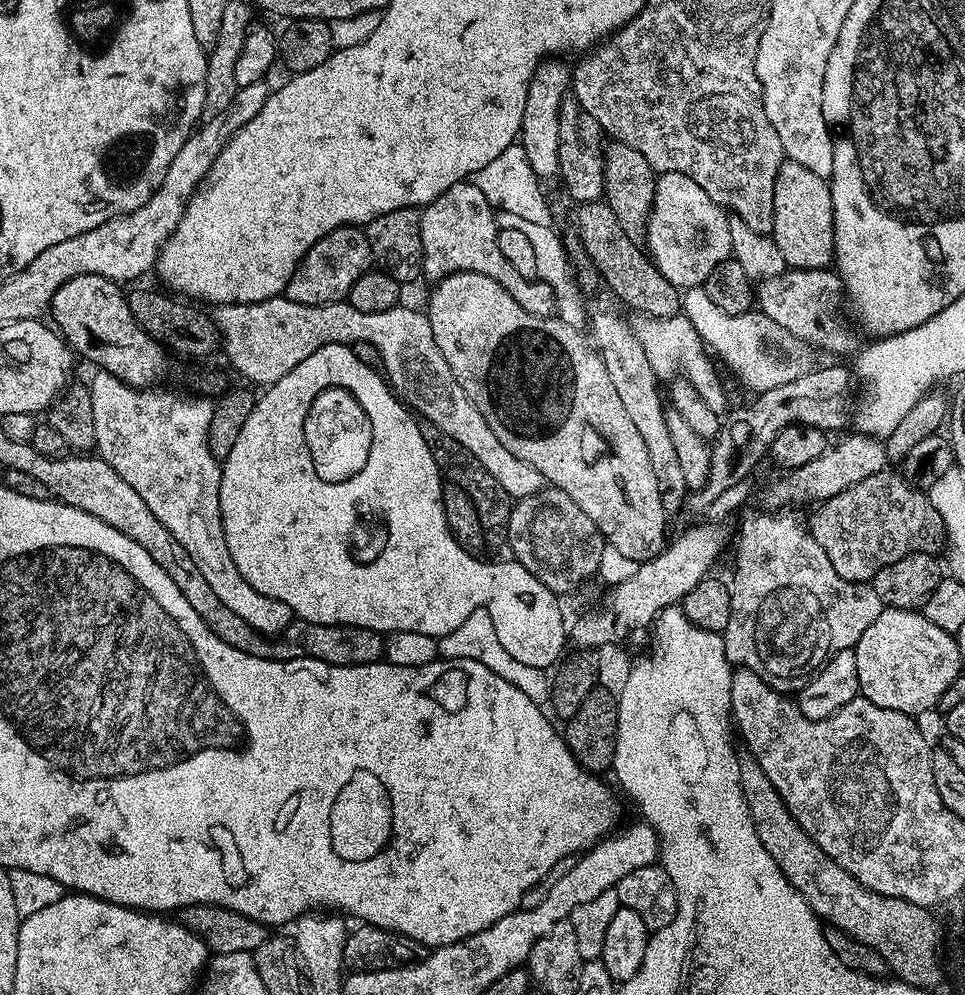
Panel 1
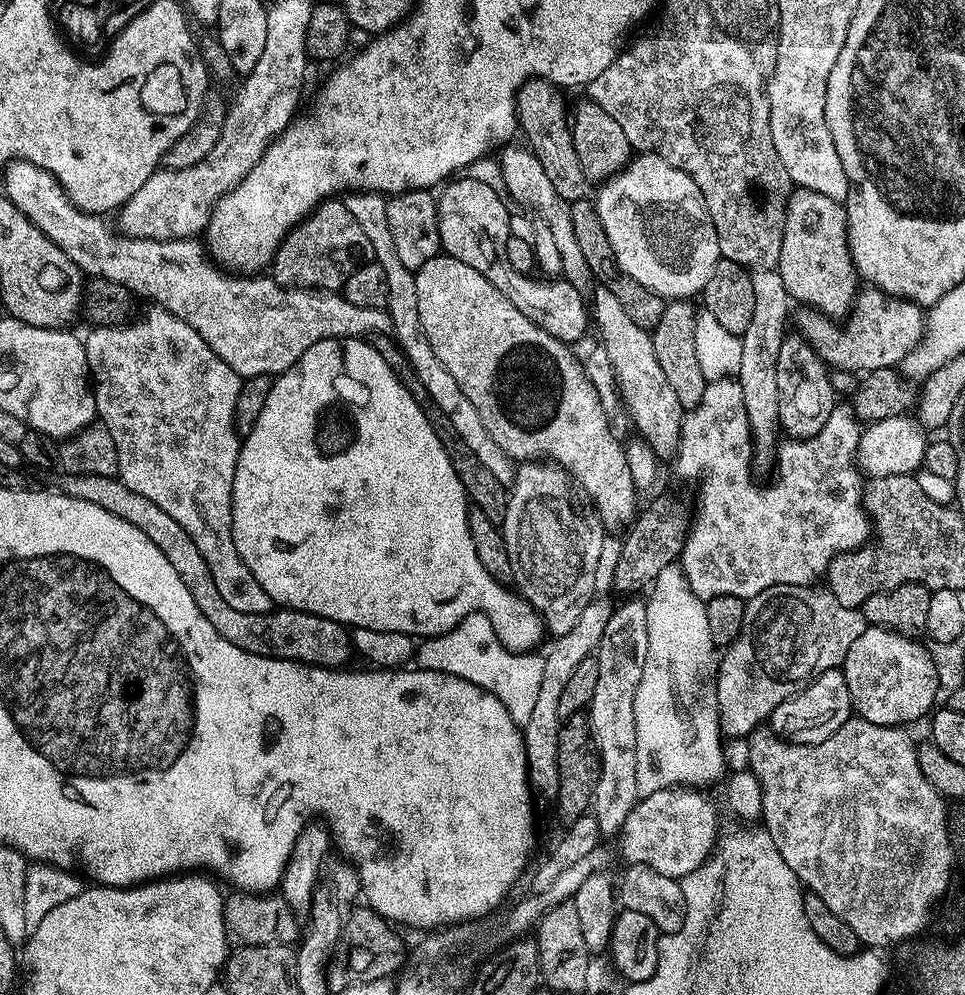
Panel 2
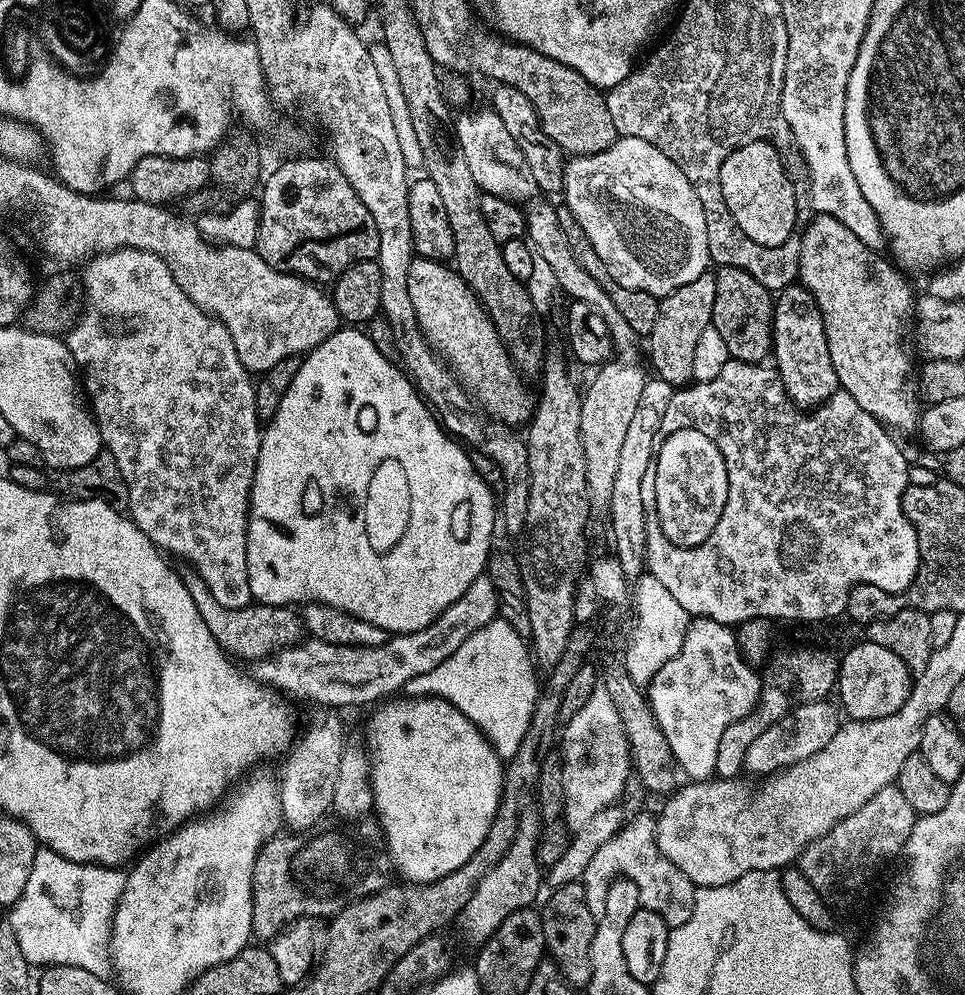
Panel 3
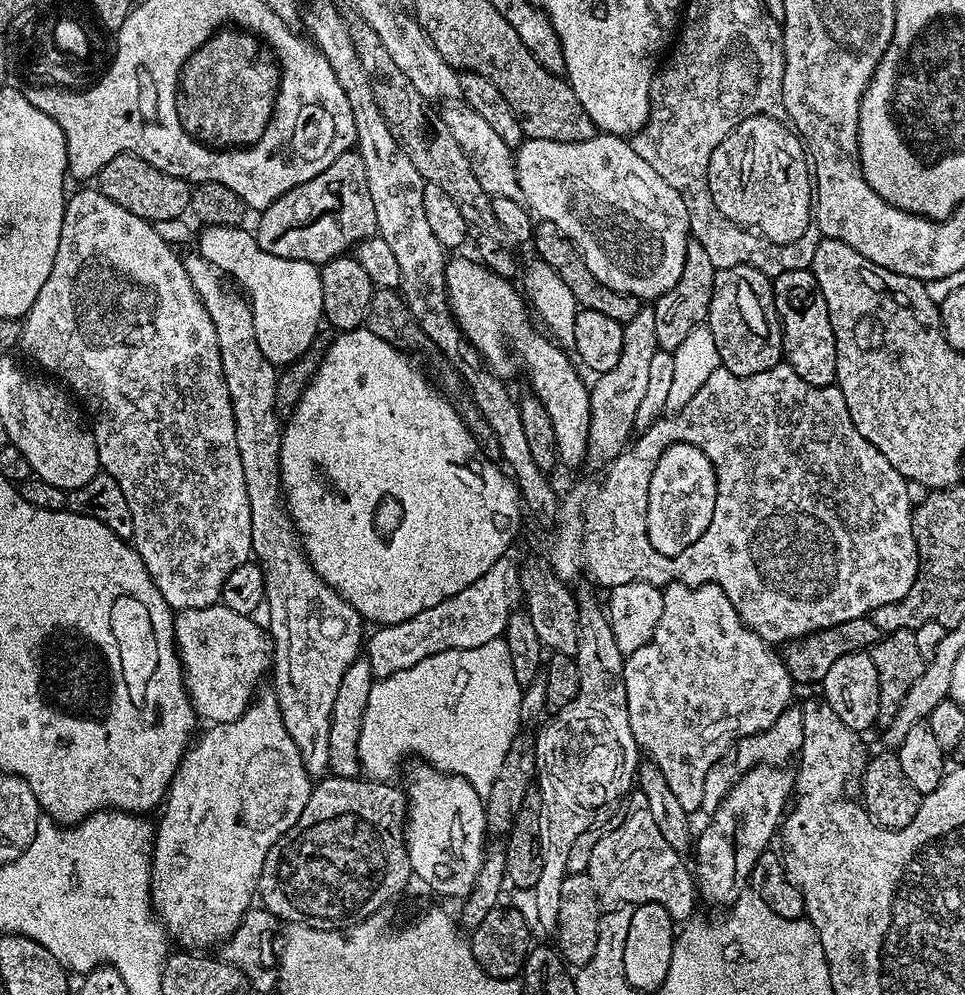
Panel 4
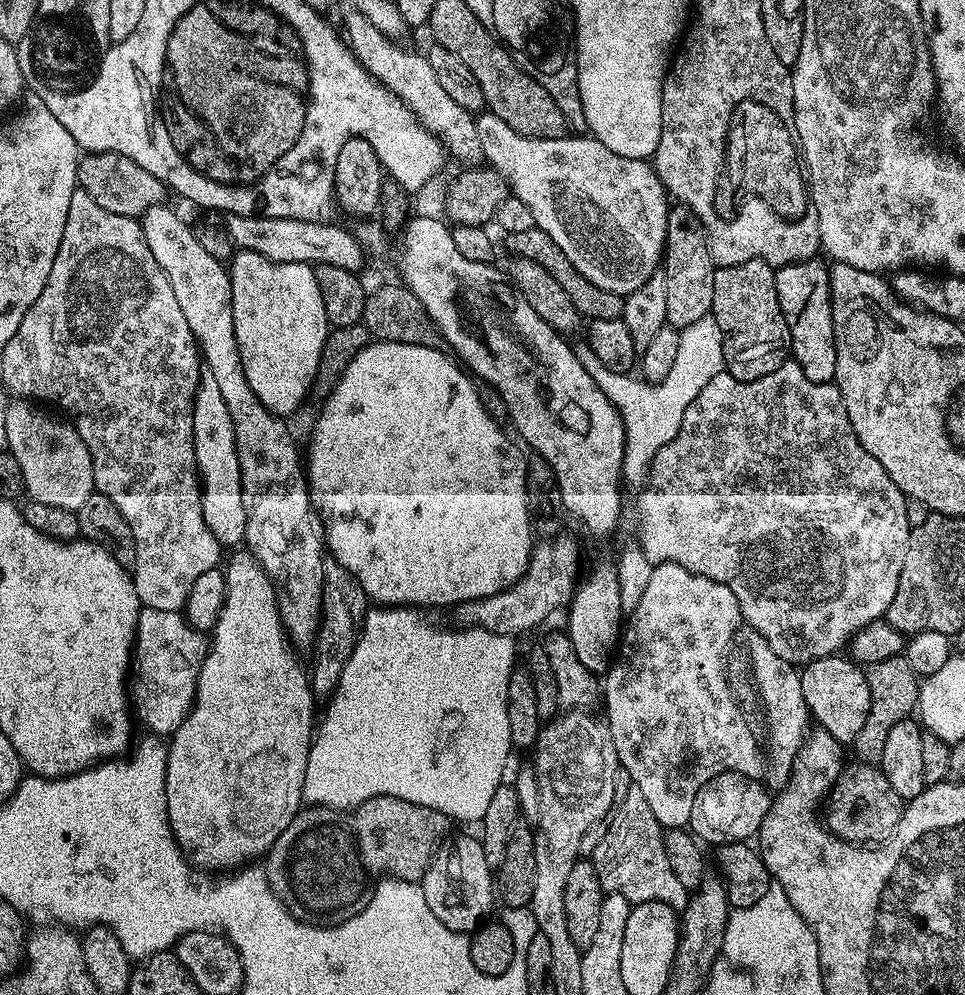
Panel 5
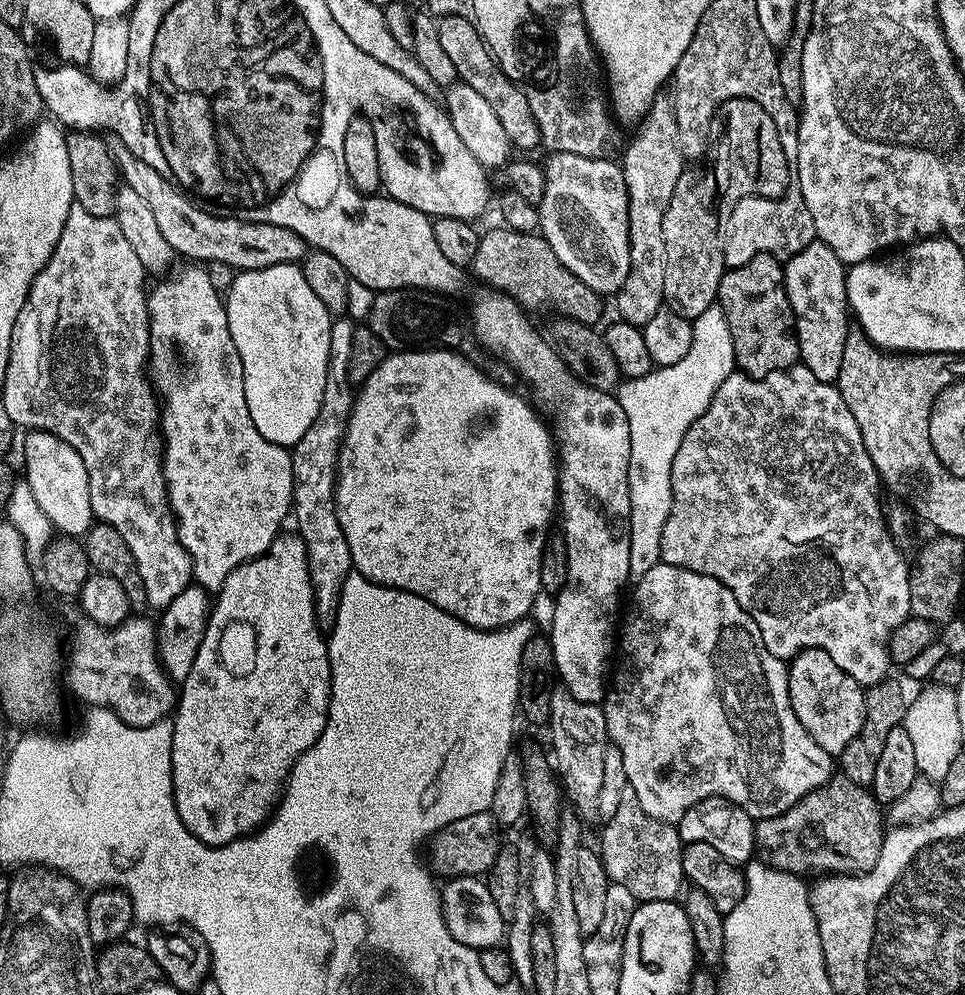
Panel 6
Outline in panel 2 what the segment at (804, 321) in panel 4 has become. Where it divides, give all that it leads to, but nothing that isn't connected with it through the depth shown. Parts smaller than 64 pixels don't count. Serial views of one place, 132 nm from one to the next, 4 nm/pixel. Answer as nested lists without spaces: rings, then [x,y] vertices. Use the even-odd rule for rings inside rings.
[[[785,335],[782,350],[778,350],[778,424],[785,437],[809,440],[826,426],[830,414],[838,407],[836,388],[828,372],[829,365],[804,341],[803,336]]]

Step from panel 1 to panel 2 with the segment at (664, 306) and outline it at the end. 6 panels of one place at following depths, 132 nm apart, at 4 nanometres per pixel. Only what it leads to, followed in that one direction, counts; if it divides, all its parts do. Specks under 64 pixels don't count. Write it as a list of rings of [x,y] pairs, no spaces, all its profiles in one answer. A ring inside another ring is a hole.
[[[581,198],[572,202],[570,217],[574,224],[575,237],[578,238],[579,249],[582,250],[584,258],[589,264],[591,275],[617,296],[623,309],[630,314],[630,319],[636,326],[649,330],[656,328],[658,326],[658,318],[662,318],[662,310],[666,301],[664,297],[654,294],[654,290],[646,290],[646,286],[634,282],[634,278],[627,276],[610,259],[606,230],[602,230],[602,222],[598,218],[593,201],[588,198]]]

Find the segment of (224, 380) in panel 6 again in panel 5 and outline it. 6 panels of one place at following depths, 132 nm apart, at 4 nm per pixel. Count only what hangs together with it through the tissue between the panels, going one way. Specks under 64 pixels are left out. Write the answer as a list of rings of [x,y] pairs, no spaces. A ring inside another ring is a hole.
[[[207,374],[201,375],[200,386],[196,389],[192,402],[192,437],[208,528],[221,545],[243,545],[246,534],[246,506],[242,502],[242,474],[238,462],[234,422],[230,418],[230,410],[226,410],[226,401],[218,390],[218,382],[214,382],[214,378]]]

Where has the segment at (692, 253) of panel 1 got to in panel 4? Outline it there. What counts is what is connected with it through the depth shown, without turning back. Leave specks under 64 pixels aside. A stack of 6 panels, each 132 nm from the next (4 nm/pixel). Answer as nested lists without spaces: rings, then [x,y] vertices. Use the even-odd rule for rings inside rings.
[[[597,134],[591,136],[588,140],[570,142],[569,144],[554,142],[553,140],[525,139],[515,149],[514,165],[517,174],[517,184],[521,187],[523,203],[537,217],[540,215],[539,219],[543,223],[558,226],[558,230],[562,235],[580,251],[580,256],[586,262],[590,274],[594,274],[594,278],[598,278],[598,282],[602,282],[602,286],[610,286],[610,290],[628,292],[632,296],[640,297],[641,301],[644,302],[652,302],[663,296],[664,293],[669,292],[674,286],[674,282],[678,282],[678,278],[682,278],[682,266],[686,262],[686,250],[690,243],[686,202],[682,198],[680,189],[670,186],[670,182],[665,182],[658,174],[658,170],[654,170],[654,166],[650,166],[650,162],[645,162],[643,158],[638,158],[638,154],[632,149],[631,143],[625,137]]]

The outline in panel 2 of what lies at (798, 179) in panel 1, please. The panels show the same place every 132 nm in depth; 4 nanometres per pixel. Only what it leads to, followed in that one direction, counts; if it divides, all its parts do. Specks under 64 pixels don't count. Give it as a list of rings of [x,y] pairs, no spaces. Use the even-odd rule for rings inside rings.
[[[796,188],[793,193],[788,200],[788,208],[783,209],[784,229],[778,234],[778,271],[782,278],[782,286],[786,286],[793,301],[800,300],[796,302],[816,309],[822,316],[847,317],[853,311],[854,301],[858,295],[858,273],[848,245],[848,214],[845,205],[834,198],[826,198],[826,194],[818,194],[818,190]]]

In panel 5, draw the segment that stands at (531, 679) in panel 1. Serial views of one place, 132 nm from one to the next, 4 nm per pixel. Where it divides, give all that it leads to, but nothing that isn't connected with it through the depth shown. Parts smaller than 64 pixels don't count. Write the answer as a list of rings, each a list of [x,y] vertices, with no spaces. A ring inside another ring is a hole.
[[[372,606],[365,612],[360,629],[360,637],[356,639],[354,650],[342,670],[342,678],[338,678],[338,686],[331,697],[328,713],[318,724],[318,731],[312,741],[312,749],[306,762],[306,778],[304,779],[304,804],[321,808],[339,808],[355,810],[375,796],[397,796],[411,804],[430,806],[430,810],[438,810],[450,818],[474,820],[480,822],[490,798],[498,790],[505,779],[504,767],[508,764],[508,755],[514,752],[510,738],[510,718],[508,717],[508,699],[506,686],[510,686],[510,674],[517,667],[516,644],[511,636],[494,634],[485,628],[439,628],[427,620],[421,609],[411,606]]]

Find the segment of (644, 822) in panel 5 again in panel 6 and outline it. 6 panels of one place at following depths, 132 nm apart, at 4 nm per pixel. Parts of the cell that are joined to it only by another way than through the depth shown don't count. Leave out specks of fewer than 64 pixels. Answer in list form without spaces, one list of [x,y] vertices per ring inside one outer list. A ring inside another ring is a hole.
[[[626,787],[618,810],[603,827],[598,851],[611,883],[626,886],[626,890],[630,890],[630,894],[634,894],[640,902],[676,900],[681,895],[686,881],[682,870],[684,849],[677,825],[650,818],[650,814],[646,814],[638,803],[638,794]]]

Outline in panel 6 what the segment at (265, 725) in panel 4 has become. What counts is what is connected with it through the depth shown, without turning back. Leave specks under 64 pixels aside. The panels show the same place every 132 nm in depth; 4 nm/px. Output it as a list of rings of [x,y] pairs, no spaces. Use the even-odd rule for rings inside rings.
[[[298,534],[291,535],[277,536],[276,541],[261,556],[247,560],[225,578],[224,585],[215,593],[202,646],[198,646],[198,654],[194,658],[194,666],[190,666],[190,674],[186,674],[186,678],[178,688],[178,699],[174,709],[176,721],[173,719],[170,724],[172,793],[178,818],[184,823],[186,830],[190,830],[194,838],[210,846],[229,844],[268,823],[272,813],[276,811],[276,805],[280,802],[282,789],[287,785],[288,775],[292,772],[294,762],[302,753],[310,750],[310,746],[314,746],[314,742],[320,737],[328,721],[328,707],[332,697],[332,667],[328,661],[328,641],[320,621],[316,619],[314,590],[310,580],[306,546]]]

